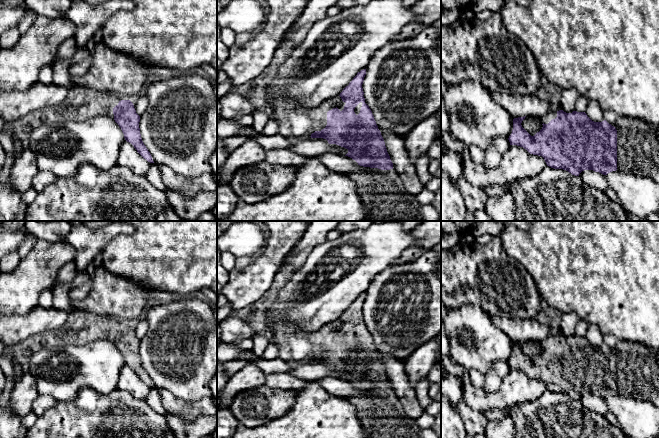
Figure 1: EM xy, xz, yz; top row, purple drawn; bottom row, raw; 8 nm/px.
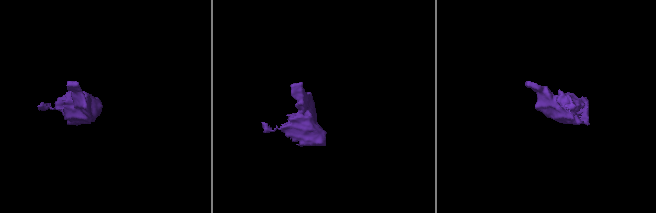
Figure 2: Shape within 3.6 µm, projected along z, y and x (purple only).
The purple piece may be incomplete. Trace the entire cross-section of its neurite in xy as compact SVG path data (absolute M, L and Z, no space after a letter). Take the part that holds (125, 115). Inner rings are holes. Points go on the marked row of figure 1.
M121 100L113 108L114 120L121 128L124 138L148 162L154 163L152 156L144 145L139 128L140 116L136 113L130 100Z

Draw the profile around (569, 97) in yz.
M575 89L561 90L560 106L566 113L572 113L575 111L575 104L579 94Z

